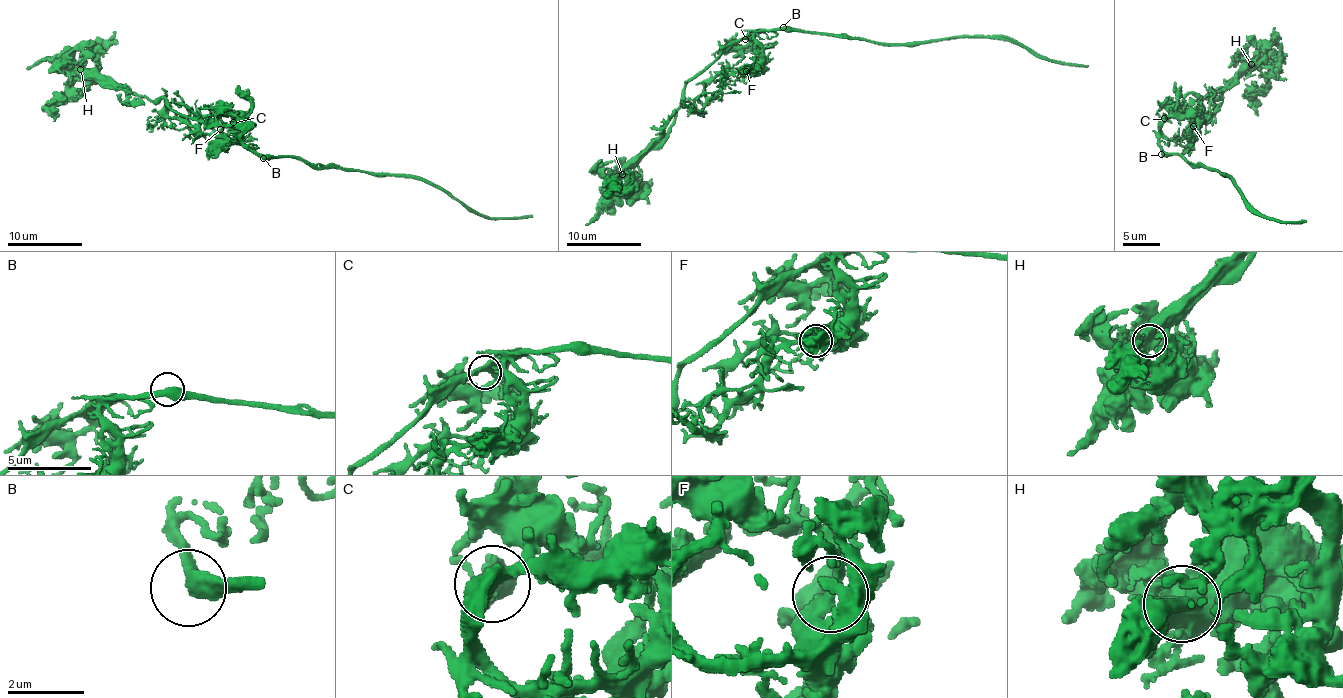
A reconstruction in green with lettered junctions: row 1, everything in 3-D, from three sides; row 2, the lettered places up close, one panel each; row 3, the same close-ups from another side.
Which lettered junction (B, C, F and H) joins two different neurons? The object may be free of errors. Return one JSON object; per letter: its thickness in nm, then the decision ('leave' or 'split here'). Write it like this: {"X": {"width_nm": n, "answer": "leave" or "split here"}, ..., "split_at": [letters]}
{"B": {"width_nm": 460, "answer": "leave"}, "C": {"width_nm": 440, "answer": "leave"}, "F": {"width_nm": 360, "answer": "leave"}, "H": {"width_nm": 700, "answer": "split here"}, "split_at": ["H"]}

